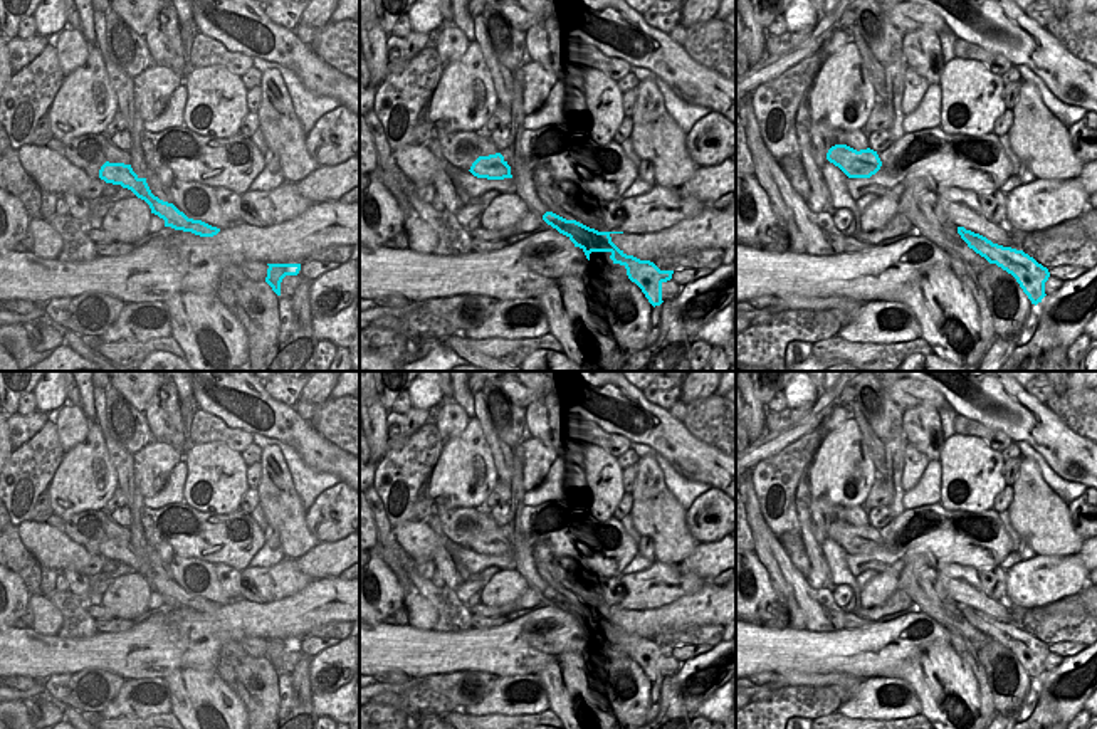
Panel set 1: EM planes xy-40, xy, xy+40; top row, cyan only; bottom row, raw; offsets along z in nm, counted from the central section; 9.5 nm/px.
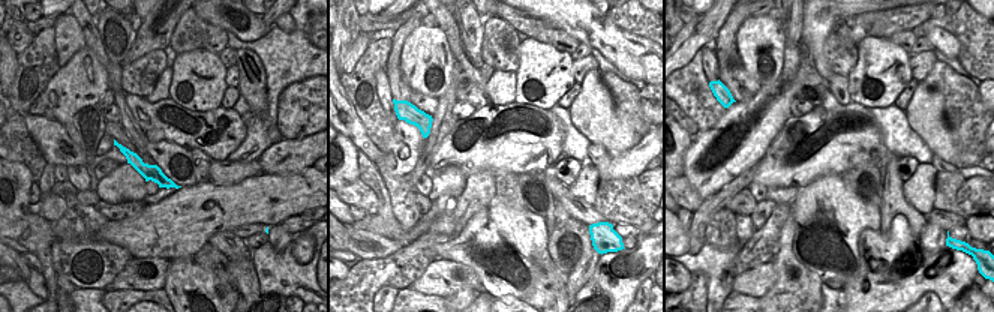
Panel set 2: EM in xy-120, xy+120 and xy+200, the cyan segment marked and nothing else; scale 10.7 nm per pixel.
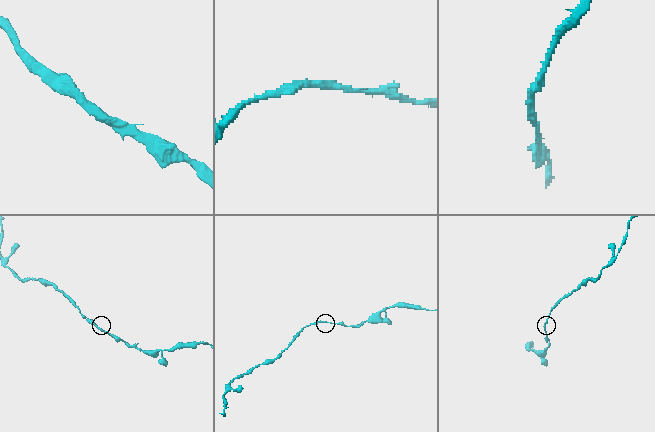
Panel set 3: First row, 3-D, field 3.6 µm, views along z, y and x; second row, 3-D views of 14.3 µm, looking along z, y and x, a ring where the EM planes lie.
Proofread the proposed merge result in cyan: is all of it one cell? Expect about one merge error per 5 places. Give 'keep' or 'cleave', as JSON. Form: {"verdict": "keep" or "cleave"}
{"verdict": "keep"}

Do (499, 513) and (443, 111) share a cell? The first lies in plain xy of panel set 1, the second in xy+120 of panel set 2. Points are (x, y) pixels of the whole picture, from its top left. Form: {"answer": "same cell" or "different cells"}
{"answer": "different cells"}

